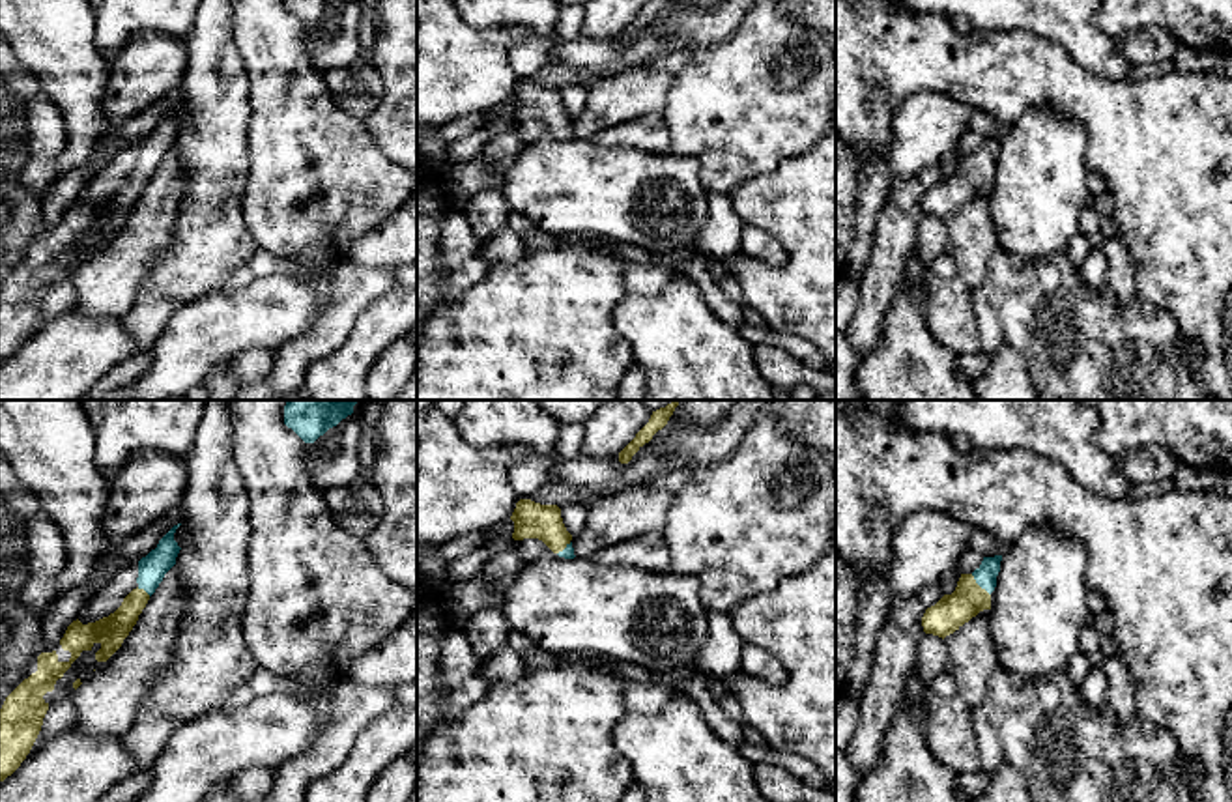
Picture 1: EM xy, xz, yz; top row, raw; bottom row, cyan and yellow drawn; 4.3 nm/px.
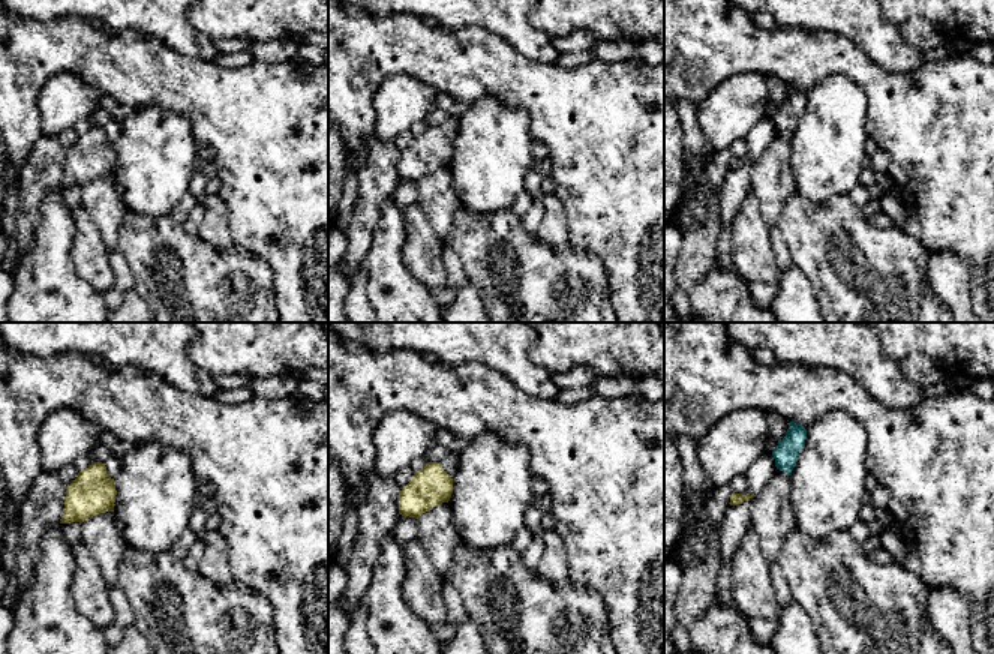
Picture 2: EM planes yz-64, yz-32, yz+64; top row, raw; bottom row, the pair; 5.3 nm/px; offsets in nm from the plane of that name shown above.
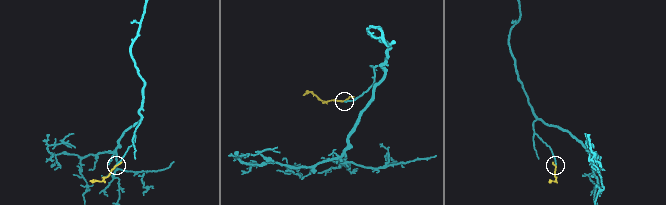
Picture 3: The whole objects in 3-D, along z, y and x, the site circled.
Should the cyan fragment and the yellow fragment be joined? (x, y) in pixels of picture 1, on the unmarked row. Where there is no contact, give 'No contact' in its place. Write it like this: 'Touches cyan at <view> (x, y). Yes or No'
Touches cyan at yz (980, 167). Yes

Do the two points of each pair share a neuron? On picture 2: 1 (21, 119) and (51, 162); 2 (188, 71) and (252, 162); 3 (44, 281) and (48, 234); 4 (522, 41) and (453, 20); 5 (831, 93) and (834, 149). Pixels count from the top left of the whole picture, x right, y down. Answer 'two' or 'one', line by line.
1: two
2: one
3: one
4: one
5: one

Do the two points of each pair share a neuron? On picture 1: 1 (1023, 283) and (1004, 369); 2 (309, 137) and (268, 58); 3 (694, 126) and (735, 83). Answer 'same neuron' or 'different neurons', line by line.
1: different neurons
2: same neuron
3: same neuron

